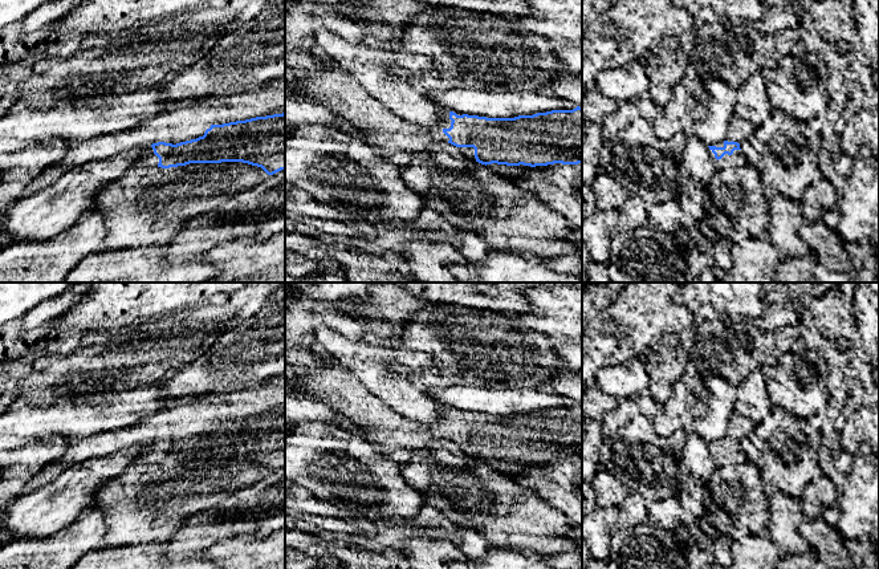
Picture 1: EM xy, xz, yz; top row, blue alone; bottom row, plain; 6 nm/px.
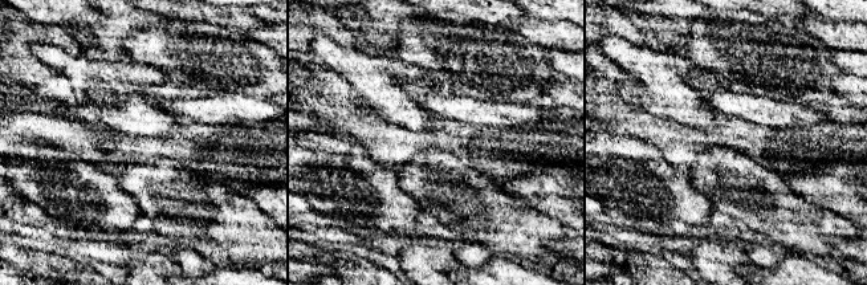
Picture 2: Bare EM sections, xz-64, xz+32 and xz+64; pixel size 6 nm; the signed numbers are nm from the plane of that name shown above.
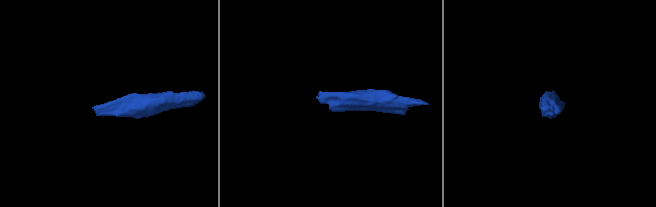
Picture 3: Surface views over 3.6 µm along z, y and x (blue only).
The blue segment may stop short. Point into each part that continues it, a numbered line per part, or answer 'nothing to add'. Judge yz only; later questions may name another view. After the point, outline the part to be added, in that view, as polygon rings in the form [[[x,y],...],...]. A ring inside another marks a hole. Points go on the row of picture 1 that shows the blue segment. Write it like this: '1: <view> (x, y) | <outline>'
1: yz (736, 159) | [[[709,150],[711,160],[716,171],[725,168],[737,168],[748,163],[746,158],[742,155],[741,150],[734,150],[732,155],[725,154],[721,159],[716,159],[712,150]]]

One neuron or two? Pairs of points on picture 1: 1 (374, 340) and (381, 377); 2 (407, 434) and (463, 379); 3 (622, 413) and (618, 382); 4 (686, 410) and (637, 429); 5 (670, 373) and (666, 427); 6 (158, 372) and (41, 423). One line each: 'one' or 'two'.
1: two
2: two
3: two
4: two
5: two
6: two

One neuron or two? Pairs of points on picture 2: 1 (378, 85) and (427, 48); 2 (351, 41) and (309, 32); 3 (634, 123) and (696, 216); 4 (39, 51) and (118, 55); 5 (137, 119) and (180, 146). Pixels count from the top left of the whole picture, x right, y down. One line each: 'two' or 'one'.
1: two
2: one
3: two
4: two
5: one

